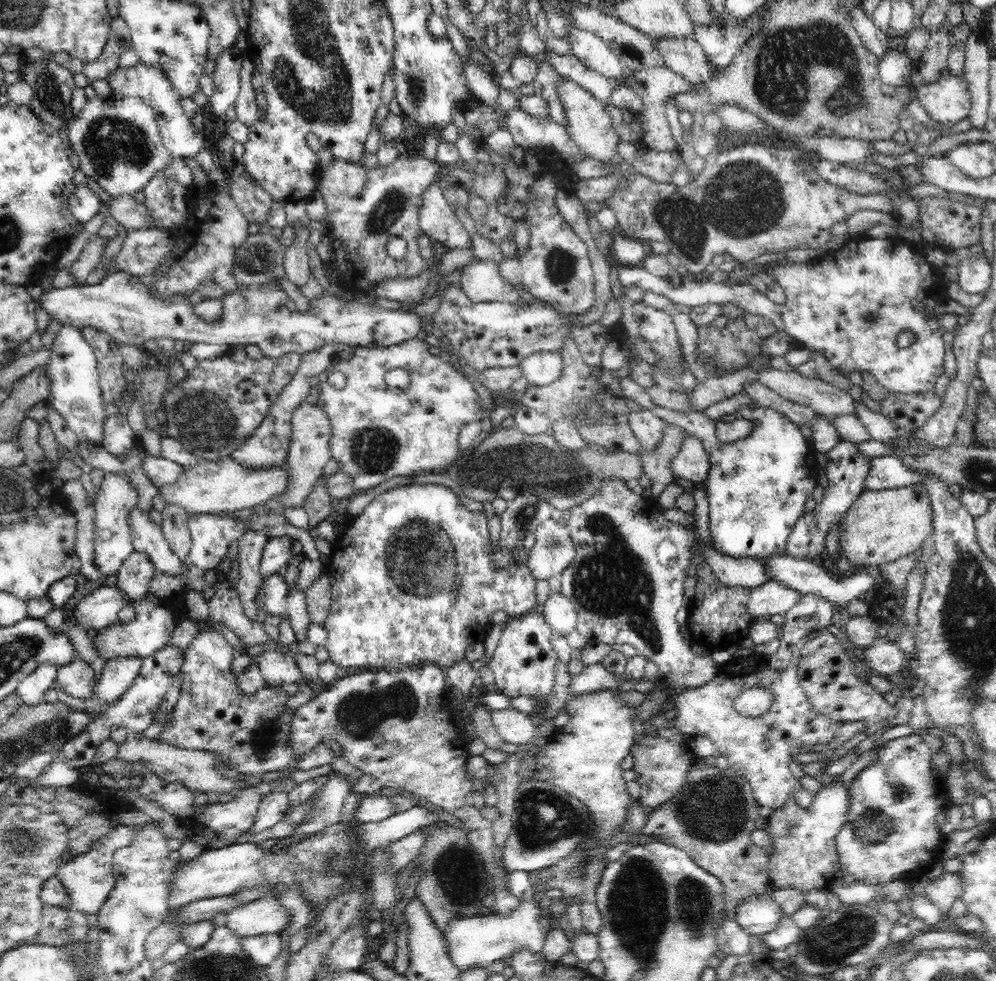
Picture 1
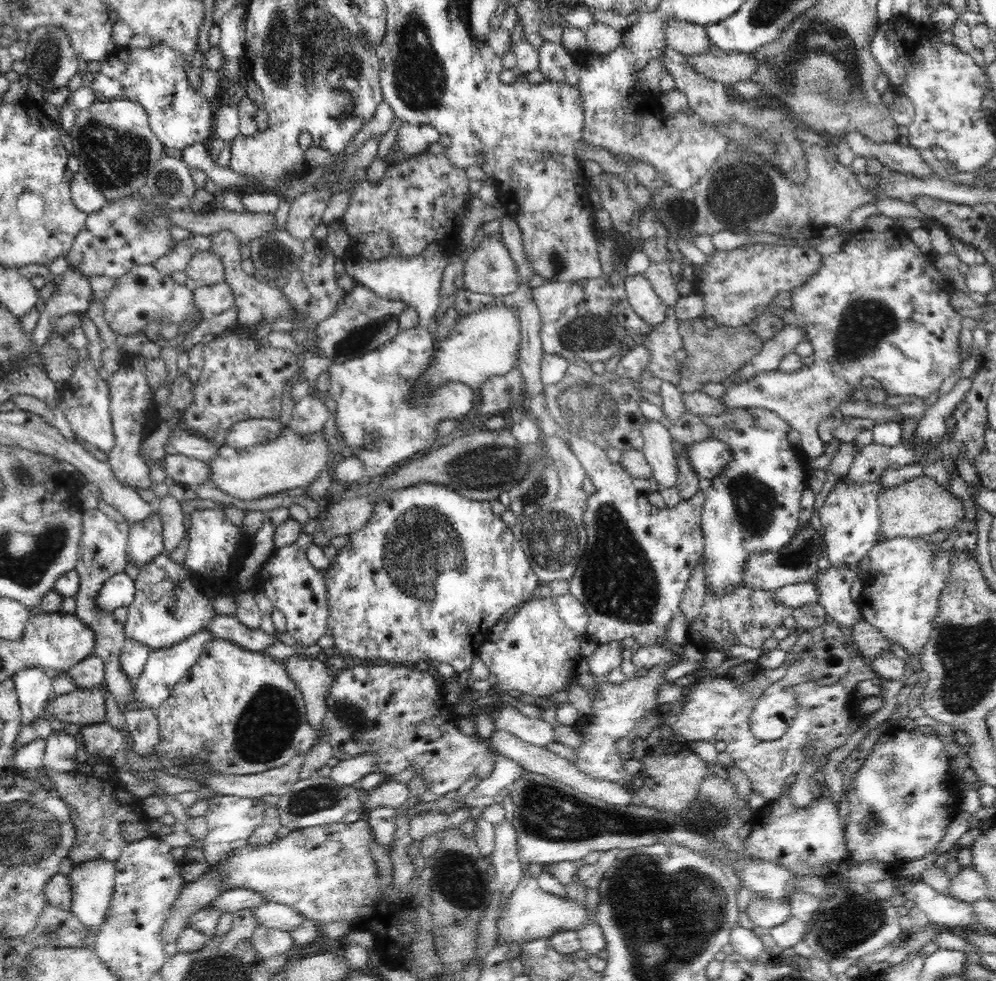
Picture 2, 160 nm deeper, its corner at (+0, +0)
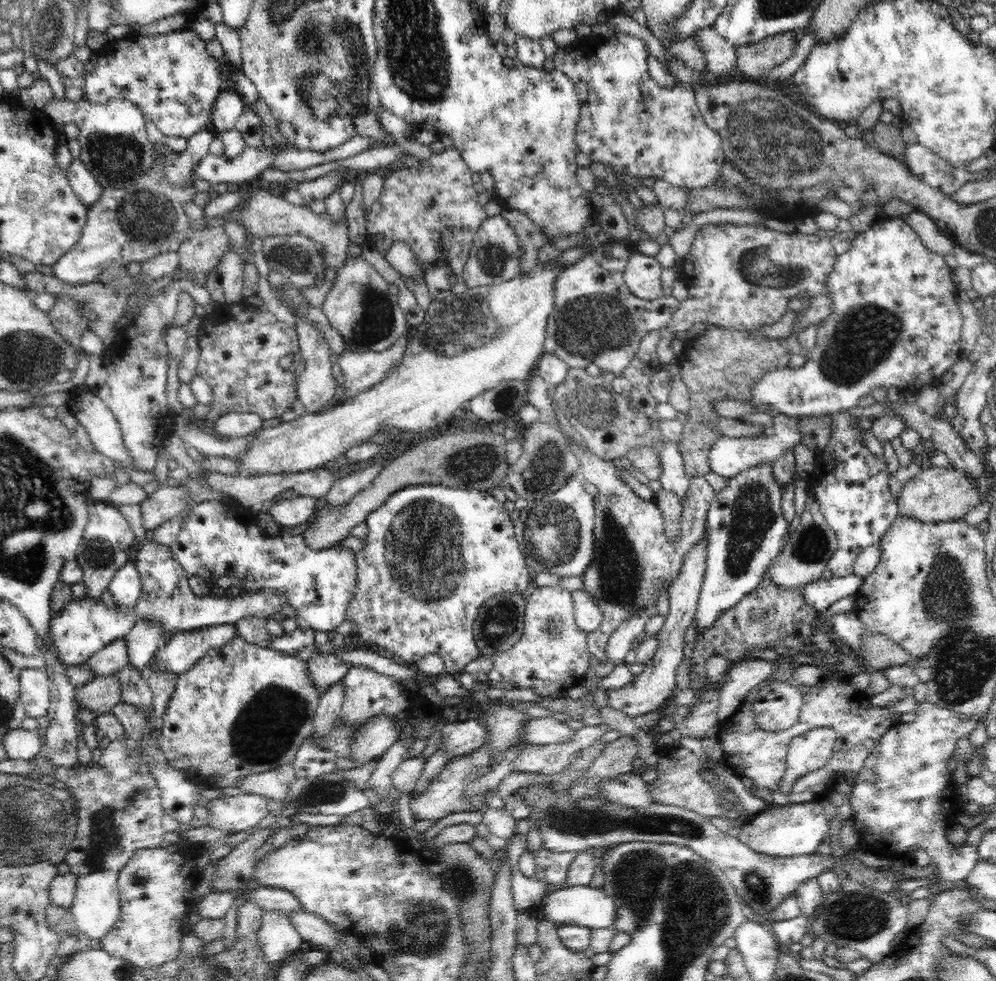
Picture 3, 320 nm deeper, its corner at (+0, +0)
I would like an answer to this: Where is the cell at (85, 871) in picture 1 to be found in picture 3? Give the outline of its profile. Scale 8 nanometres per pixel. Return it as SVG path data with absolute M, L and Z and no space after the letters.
M108 870L90 872L77 876L77 888L73 905L69 908L73 914L76 928L88 938L102 938L110 932L120 918L120 892L117 886L118 875Z

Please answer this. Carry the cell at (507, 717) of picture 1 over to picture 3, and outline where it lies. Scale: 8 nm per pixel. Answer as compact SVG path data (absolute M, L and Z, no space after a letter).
M553 717L536 718L524 724L525 741L538 746L568 742L576 731Z

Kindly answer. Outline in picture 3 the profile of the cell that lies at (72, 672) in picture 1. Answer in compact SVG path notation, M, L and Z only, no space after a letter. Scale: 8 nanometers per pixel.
M118 639L104 648L101 648L96 654L92 654L87 662L94 676L114 675L120 668L128 664L128 643L126 639Z

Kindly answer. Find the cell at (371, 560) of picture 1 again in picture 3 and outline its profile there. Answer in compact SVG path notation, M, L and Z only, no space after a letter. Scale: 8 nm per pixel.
M418 483L402 487L389 496L383 505L367 516L365 523L369 528L368 534L364 538L364 545L356 552L356 592L347 607L347 619L357 622L357 632L351 637L357 644L357 648L364 648L364 650L384 648L384 650L392 652L396 658L400 656L404 662L412 665L426 654L437 654L444 661L446 674L457 676L464 672L464 667L468 662L472 662L482 655L475 643L473 624L478 612L483 608L485 600L503 592L523 593L531 581L526 554L518 542L515 522L510 518L510 513L491 492Z

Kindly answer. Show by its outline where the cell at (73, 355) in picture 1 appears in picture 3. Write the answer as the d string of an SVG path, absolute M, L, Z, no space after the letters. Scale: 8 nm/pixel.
M83 385L70 391L66 405L77 422L84 426L96 450L112 461L118 461L123 467L137 470L130 451L124 445L119 422L108 405L98 397L96 389Z

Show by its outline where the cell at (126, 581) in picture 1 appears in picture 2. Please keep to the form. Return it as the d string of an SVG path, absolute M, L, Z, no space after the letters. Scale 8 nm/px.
M158 512L129 528L126 555L128 562L133 562L139 570L152 562L157 554L164 552L166 550L163 545L162 519Z

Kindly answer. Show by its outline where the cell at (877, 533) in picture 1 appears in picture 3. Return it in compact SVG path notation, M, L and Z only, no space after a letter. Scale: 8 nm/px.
M924 464L921 472L908 482L900 496L896 497L898 514L920 519L922 523L948 522L952 519L962 519L968 510L980 504L979 484L975 484L958 468L941 468Z

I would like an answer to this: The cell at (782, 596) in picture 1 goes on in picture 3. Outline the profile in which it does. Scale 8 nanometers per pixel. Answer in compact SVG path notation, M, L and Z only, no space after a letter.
M852 573L845 577L833 576L829 580L820 578L800 589L802 589L804 601L820 615L824 615L837 600L856 595L862 583L863 579Z

